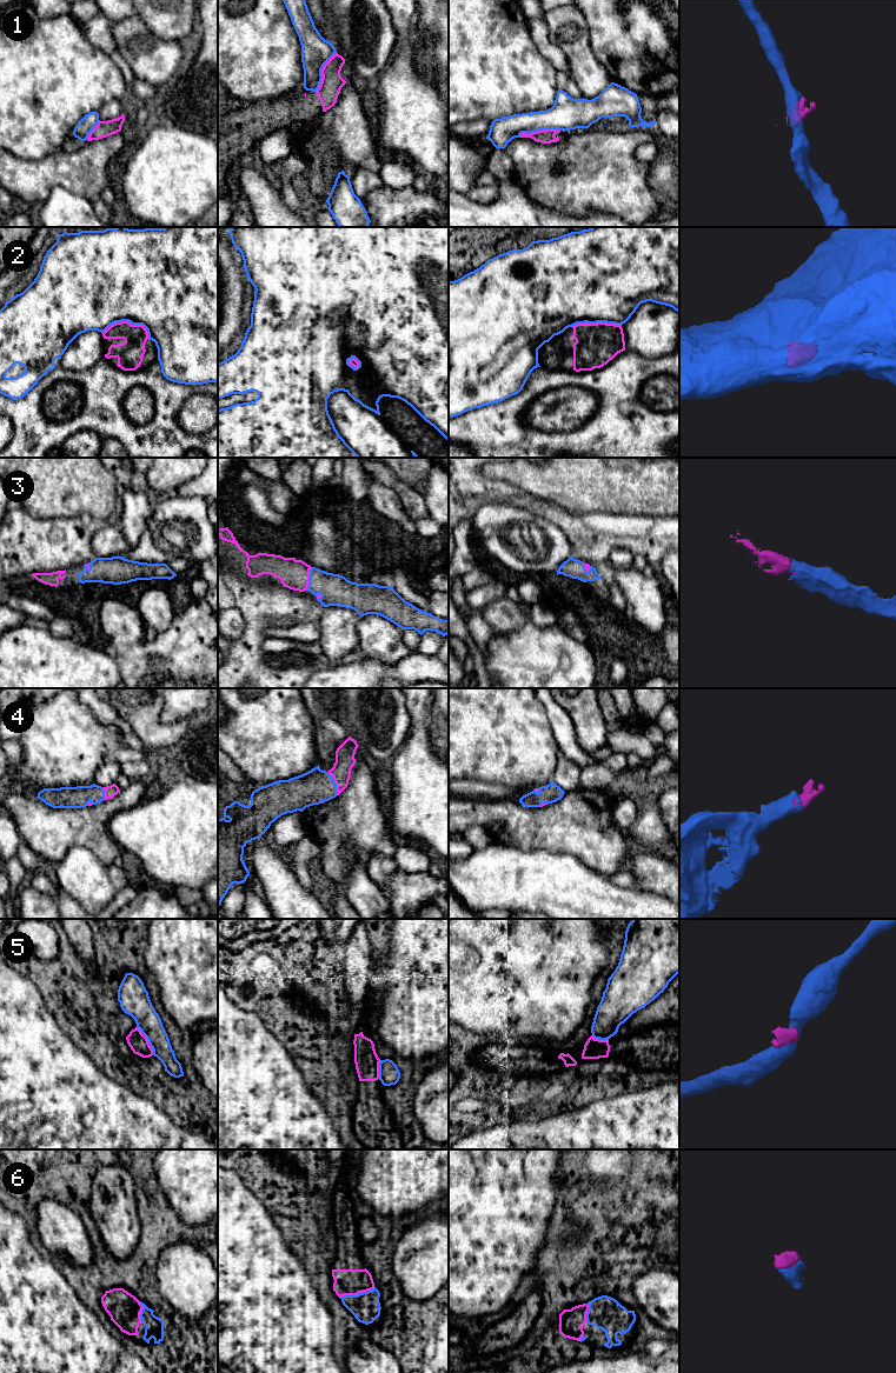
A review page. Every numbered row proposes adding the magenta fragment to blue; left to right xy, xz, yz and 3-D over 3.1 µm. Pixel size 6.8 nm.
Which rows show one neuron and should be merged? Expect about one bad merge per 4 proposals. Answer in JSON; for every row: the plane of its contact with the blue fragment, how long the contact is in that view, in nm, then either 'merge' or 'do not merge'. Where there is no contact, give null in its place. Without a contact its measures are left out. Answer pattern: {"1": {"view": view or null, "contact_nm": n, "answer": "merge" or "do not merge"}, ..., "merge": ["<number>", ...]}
{"1": {"view": "yz", "contact_nm": 280, "answer": "do not merge"}, "2": {"view": "xy", "contact_nm": 340, "answer": "do not merge"}, "3": {"view": "xz", "contact_nm": 160, "answer": "merge"}, "4": {"view": "xz", "contact_nm": 170, "answer": "merge"}, "5": {"view": "xy", "contact_nm": 240, "answer": "do not merge"}, "6": {"view": "xz", "contact_nm": 260, "answer": "merge"}, "merge": ["3", "4", "6"]}

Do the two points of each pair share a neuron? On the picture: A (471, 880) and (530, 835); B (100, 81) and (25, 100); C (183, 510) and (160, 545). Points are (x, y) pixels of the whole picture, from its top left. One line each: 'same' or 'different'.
A: different
B: same
C: same

